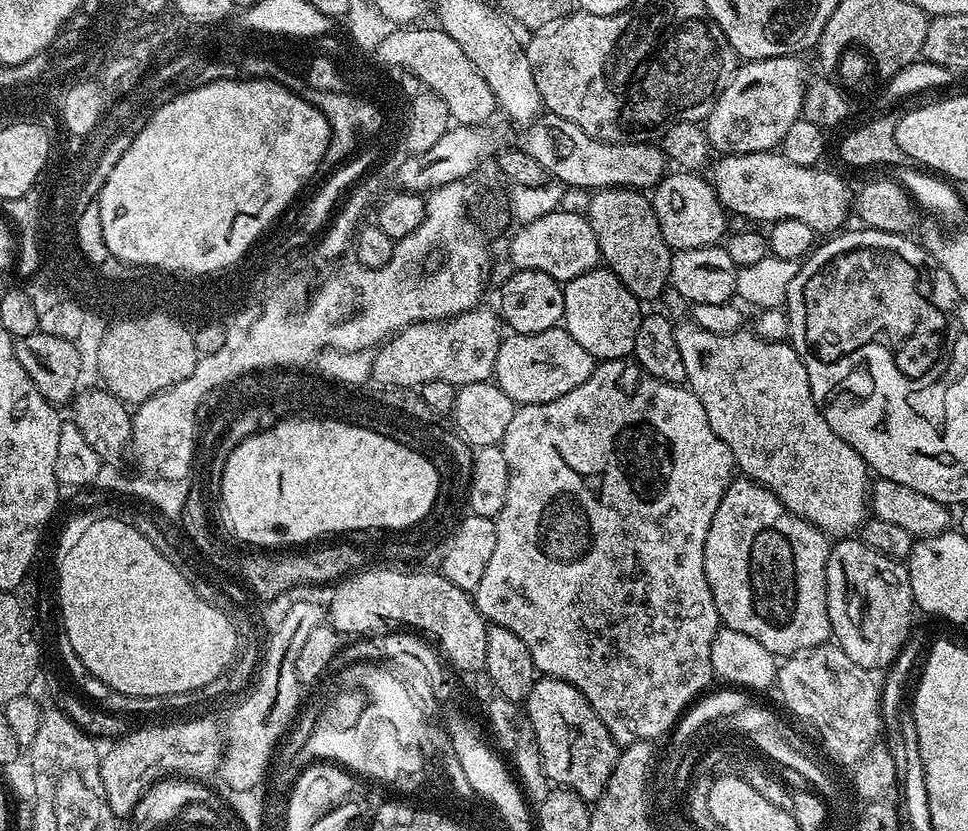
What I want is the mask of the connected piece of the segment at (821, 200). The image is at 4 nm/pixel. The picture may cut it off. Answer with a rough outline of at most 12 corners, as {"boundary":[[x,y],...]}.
{"boundary":[[776,150],[711,161],[733,217],[837,233],[854,188]]}

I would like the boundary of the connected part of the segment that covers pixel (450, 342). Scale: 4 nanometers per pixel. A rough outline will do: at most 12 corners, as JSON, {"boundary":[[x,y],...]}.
{"boundary":[[477,306],[388,337],[377,385],[491,381],[497,309]]}

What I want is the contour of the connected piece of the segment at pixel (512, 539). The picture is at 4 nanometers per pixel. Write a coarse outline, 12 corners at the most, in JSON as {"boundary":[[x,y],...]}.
{"boundary":[[635,359],[519,405],[474,593],[617,745],[714,680],[734,479]]}

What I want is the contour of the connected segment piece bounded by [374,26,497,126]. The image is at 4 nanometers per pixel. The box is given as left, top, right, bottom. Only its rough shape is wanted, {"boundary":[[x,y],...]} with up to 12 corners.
{"boundary":[[400,26],[375,63],[405,68],[460,126],[484,126],[496,99],[439,26]]}

